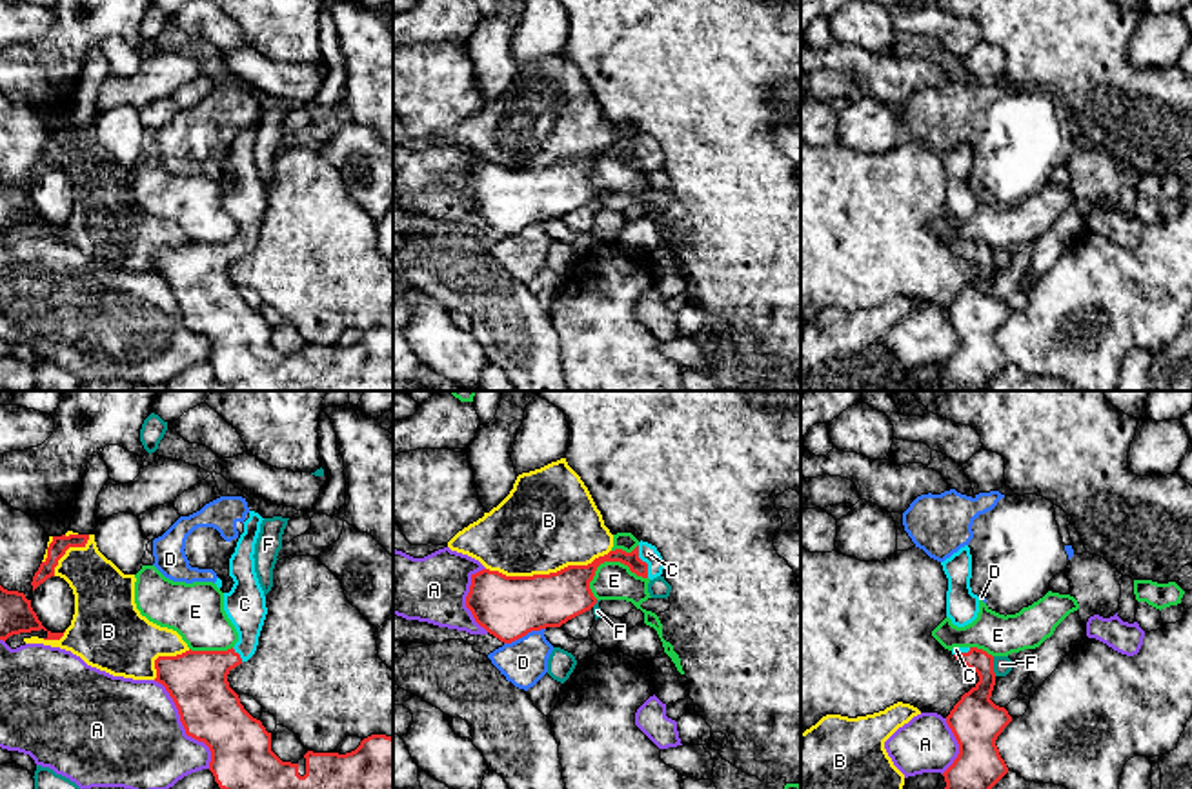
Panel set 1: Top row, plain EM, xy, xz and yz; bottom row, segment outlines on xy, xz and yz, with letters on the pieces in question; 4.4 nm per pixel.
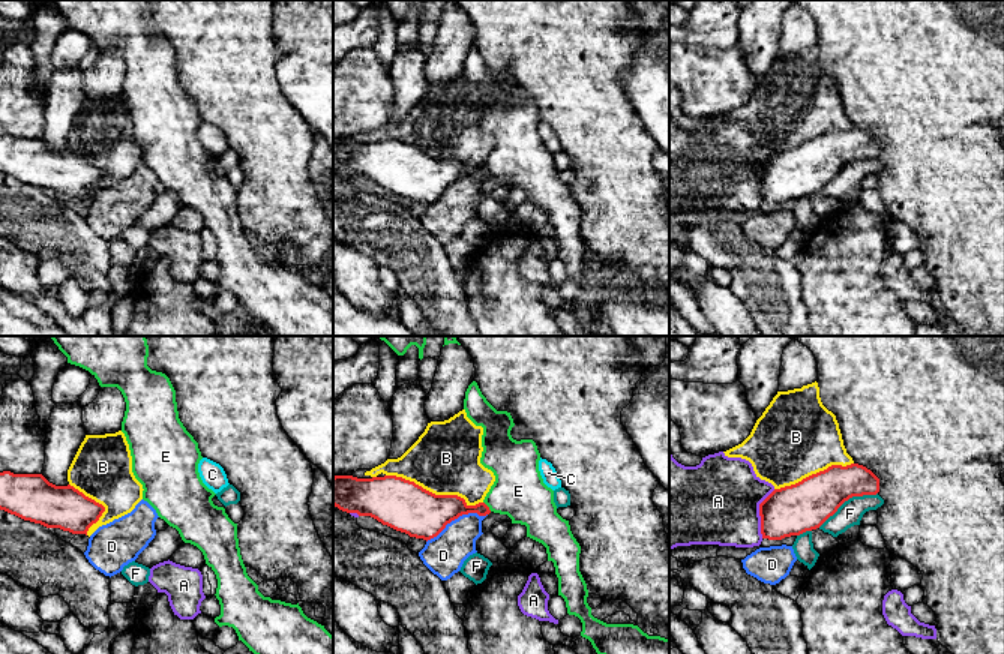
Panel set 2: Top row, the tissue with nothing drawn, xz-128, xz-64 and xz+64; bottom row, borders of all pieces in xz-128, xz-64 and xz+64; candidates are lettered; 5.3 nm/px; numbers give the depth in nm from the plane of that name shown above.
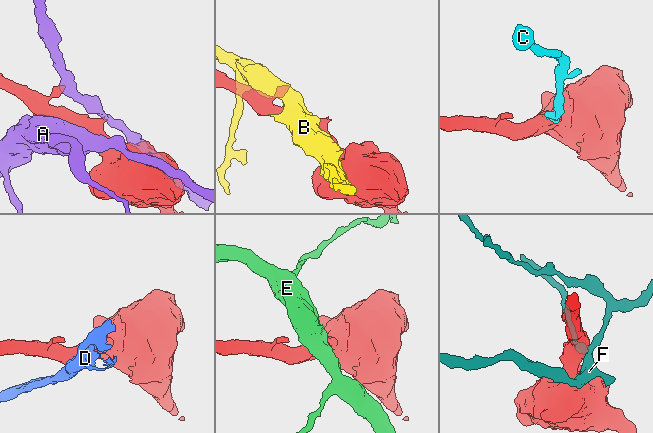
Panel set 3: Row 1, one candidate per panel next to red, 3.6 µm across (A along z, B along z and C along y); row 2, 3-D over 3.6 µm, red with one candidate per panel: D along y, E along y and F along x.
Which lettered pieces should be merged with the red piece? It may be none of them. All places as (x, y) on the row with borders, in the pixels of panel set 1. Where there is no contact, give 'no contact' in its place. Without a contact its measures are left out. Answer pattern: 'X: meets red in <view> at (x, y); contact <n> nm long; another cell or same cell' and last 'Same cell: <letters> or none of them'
A: meets red in xy at (182, 724); contact 460 nm long; another cell
B: meets red in xz at (550, 573); contact 550 nm long; another cell
C: meets red in xz at (645, 562); contact 150 nm long; same cell
D: meets red in xz at (525, 635); contact 200 nm long; another cell
E: meets red in xz at (612, 560); contact 260 nm long; another cell
F: meets red in yz at (992, 666); contact 90 nm long; another cell
Same cell: C

